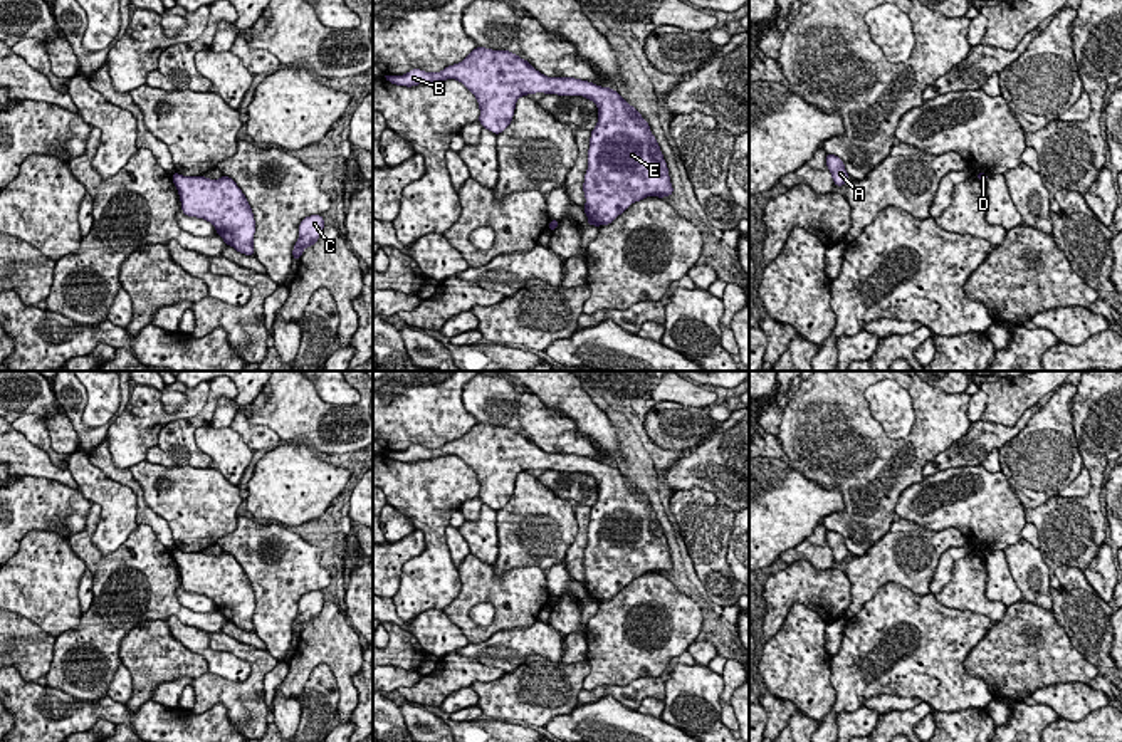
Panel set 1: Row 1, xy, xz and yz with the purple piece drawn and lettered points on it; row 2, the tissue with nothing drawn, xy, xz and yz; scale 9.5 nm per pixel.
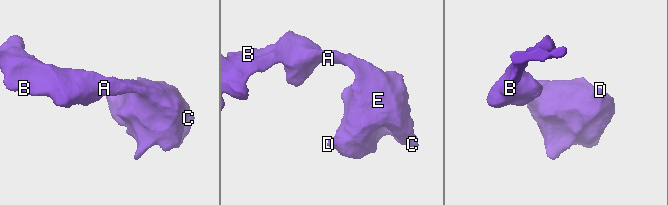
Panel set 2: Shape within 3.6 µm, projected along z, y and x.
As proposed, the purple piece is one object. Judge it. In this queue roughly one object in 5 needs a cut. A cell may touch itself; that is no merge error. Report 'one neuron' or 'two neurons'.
one neuron

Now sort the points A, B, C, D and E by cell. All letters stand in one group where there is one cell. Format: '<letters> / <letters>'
A B C D E

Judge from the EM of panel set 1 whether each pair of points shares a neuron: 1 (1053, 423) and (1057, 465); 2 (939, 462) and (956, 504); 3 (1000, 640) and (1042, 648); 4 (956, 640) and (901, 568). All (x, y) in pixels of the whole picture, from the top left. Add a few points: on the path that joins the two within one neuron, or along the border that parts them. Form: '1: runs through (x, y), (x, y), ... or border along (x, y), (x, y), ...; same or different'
1: runs through (1053, 433), (1053, 455); same
2: border along (980, 464), (941, 469), (922, 477); different
3: runs through (1010, 648), (1032, 648); same
4: border along (882, 585), (901, 583), (919, 595), (929, 595); different

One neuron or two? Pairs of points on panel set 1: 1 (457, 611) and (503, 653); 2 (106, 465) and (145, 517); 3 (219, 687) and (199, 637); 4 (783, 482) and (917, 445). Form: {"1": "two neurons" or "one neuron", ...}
{"1": "two neurons", "2": "one neuron", "3": "two neurons", "4": "two neurons"}

